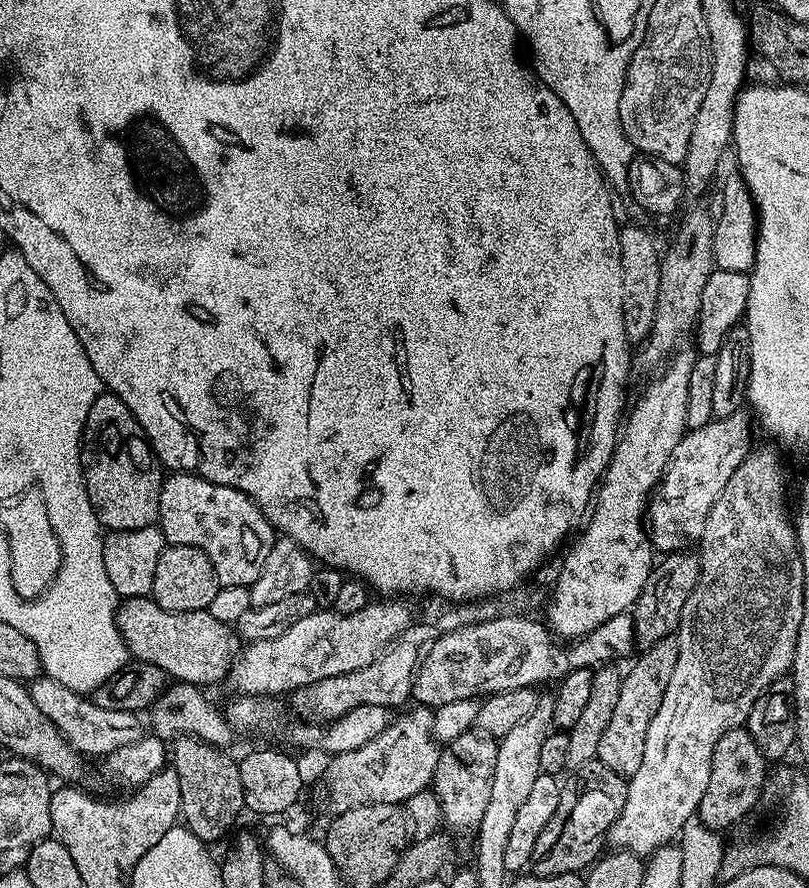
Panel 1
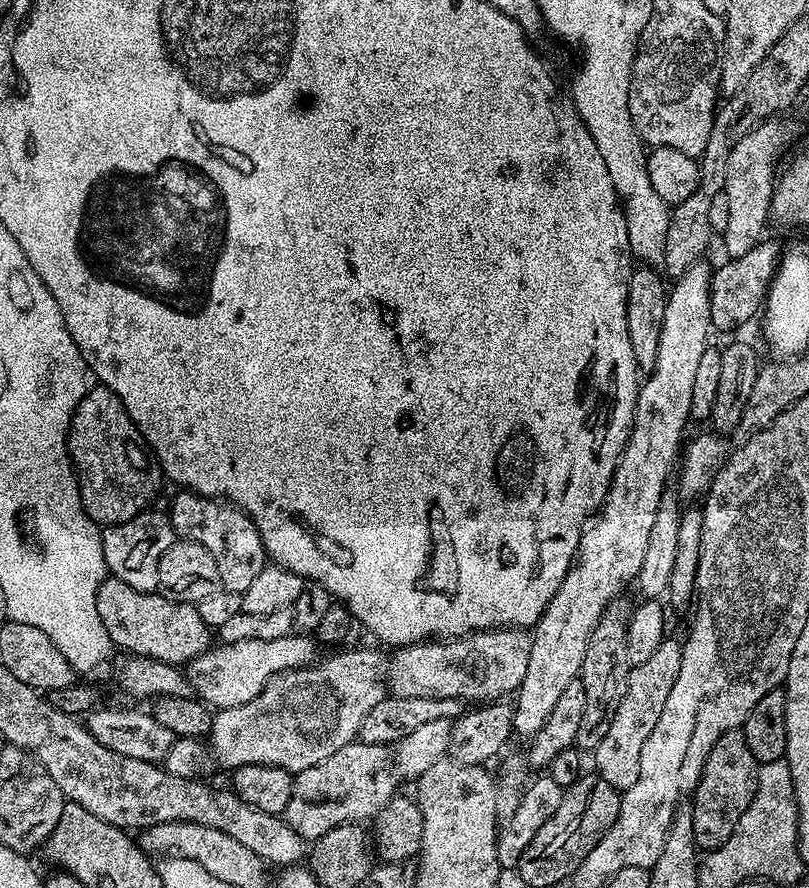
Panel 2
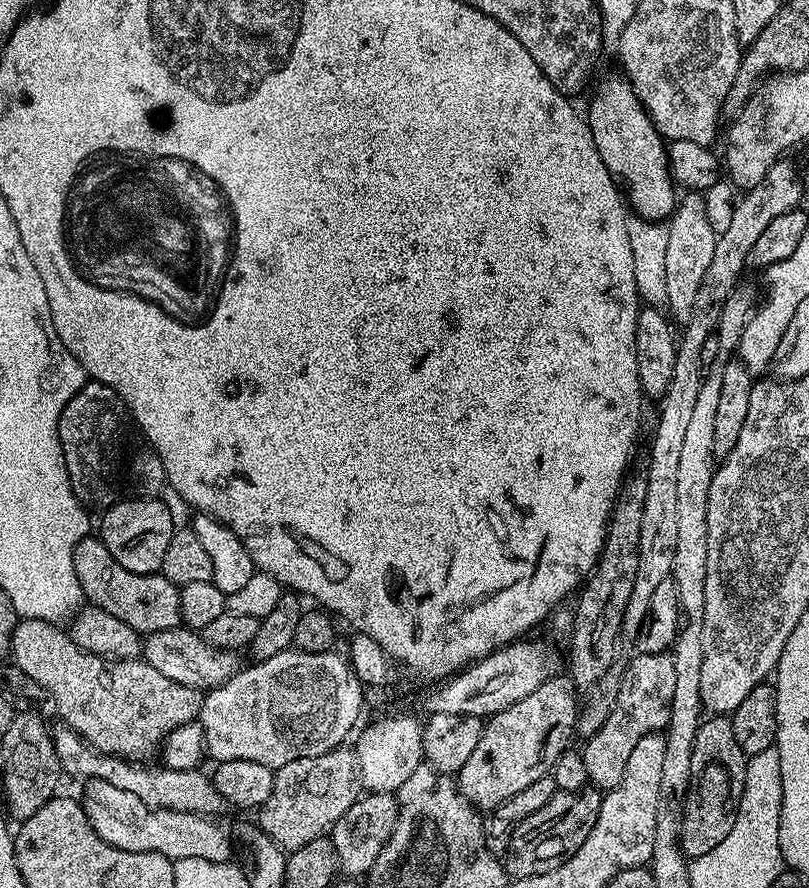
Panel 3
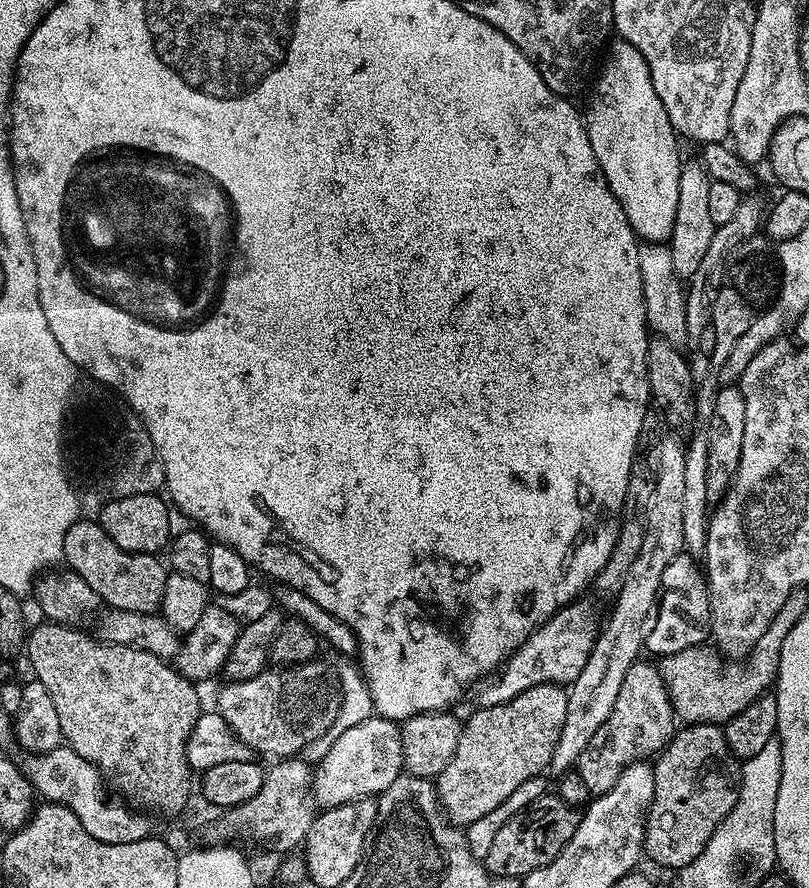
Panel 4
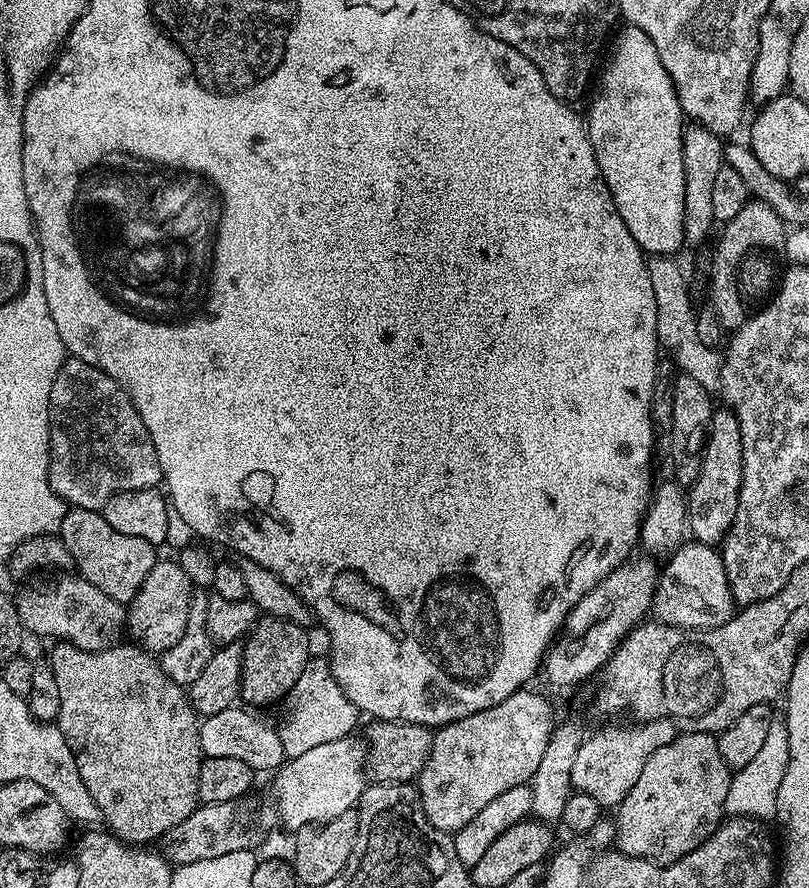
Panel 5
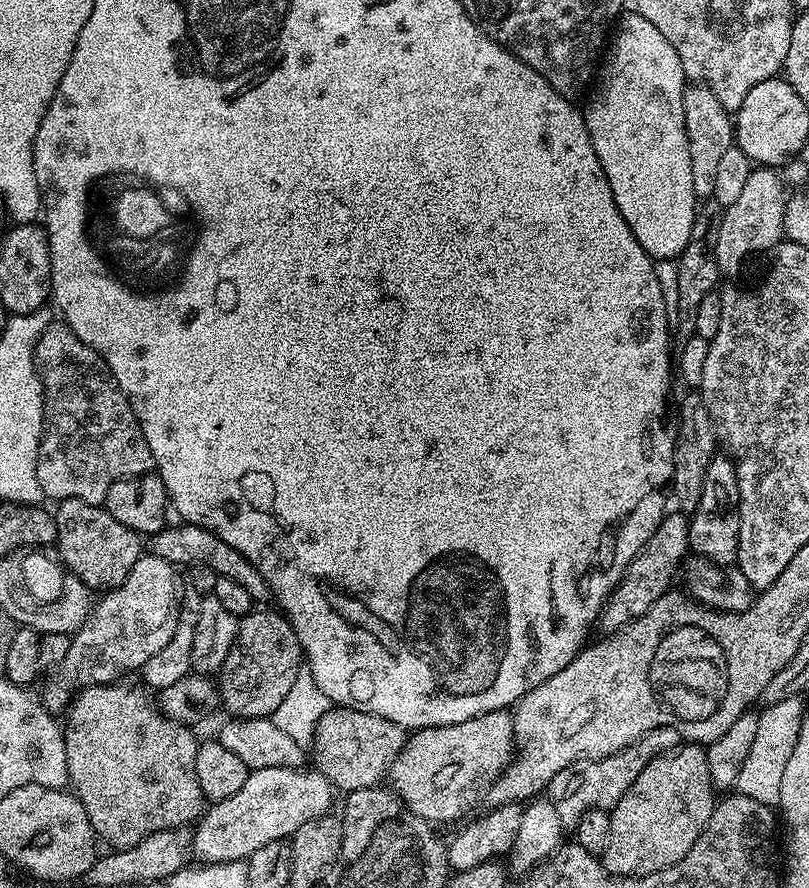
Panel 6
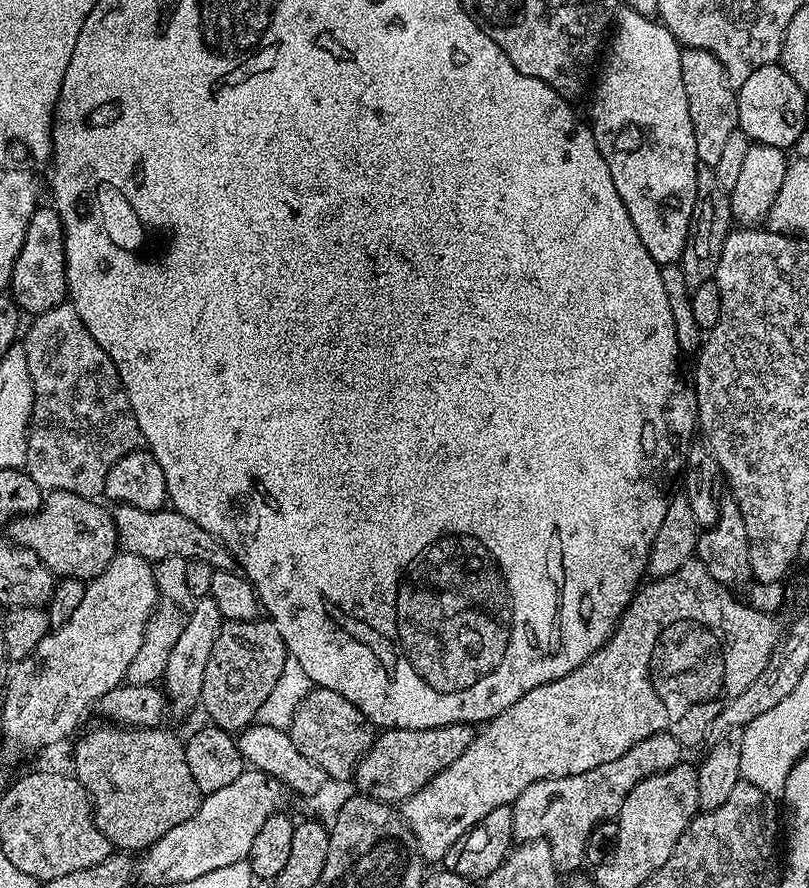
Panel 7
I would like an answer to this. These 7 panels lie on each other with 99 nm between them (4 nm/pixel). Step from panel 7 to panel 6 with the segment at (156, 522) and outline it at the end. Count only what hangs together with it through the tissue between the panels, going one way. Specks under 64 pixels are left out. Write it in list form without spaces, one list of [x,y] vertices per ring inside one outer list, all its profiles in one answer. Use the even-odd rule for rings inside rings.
[[[180,522],[177,525],[177,528],[166,526],[161,532],[155,533],[151,537],[151,555],[166,558],[166,562],[170,562],[174,566],[181,566],[180,564],[184,564],[183,566],[194,564],[210,566],[210,570],[214,570],[217,576],[230,578],[234,582],[238,582],[238,586],[244,587],[246,594],[250,594],[253,602],[272,600],[272,591],[268,588],[266,578],[262,578],[262,574],[258,574],[254,565],[245,556],[238,554],[238,550],[234,550],[234,546],[226,546],[226,542],[222,542],[222,538],[218,538],[218,534],[200,528],[197,524]]]

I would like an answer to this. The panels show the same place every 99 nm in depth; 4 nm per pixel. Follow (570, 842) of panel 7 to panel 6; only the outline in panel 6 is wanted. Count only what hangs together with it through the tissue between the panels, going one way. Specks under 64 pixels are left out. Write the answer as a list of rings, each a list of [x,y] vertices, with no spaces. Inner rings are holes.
[[[655,728],[618,754],[610,754],[601,760],[579,760],[577,764],[566,766],[561,772],[554,774],[550,785],[550,799],[558,810],[558,818],[564,823],[565,829],[575,829],[582,814],[586,814],[586,810],[591,808],[611,810],[623,798],[626,790],[630,790],[634,778],[642,774],[642,770],[650,761],[661,756],[663,752],[676,748],[680,743],[682,737],[677,728]]]

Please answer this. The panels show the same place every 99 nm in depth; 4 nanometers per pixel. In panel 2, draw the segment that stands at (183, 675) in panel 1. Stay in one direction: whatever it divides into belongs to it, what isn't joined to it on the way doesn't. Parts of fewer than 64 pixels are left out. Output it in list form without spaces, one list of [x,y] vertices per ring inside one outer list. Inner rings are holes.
[[[113,575],[98,586],[96,609],[102,626],[106,626],[106,634],[117,649],[120,647],[125,653],[160,660],[164,664],[187,665],[214,640],[213,629],[202,622],[195,604],[170,600],[159,591],[134,590]]]

